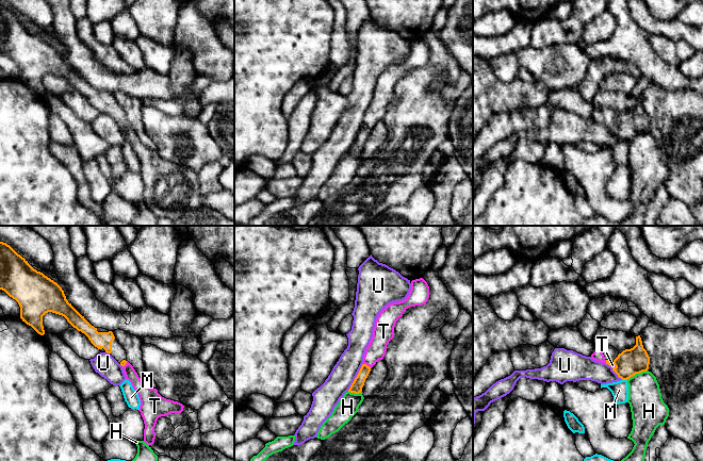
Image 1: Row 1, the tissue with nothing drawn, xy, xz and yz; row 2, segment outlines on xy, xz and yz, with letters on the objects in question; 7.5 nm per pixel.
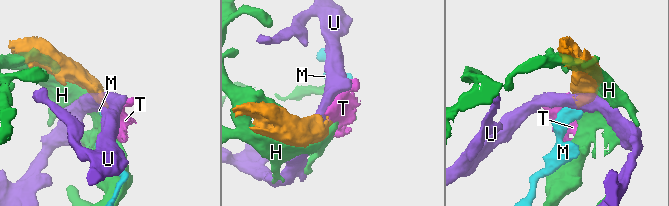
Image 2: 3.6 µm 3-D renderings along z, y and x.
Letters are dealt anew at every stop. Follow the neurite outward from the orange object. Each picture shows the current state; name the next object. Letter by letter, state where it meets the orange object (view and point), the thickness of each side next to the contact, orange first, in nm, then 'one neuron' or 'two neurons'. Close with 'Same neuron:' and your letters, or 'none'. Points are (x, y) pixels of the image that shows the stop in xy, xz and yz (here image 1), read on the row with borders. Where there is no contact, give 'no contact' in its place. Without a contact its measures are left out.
H: yz (636, 373) | 200/260 nm | two neurons
M: yz (624, 379) | 200/130 nm | two neurons
T: xz (366, 365) | 90/140 nm | one neuron
U: xz (356, 377) | 90/190 nm | two neurons
Same neuron: T

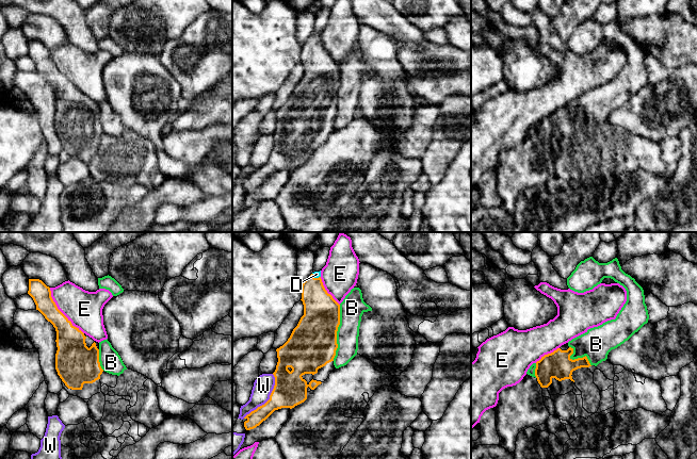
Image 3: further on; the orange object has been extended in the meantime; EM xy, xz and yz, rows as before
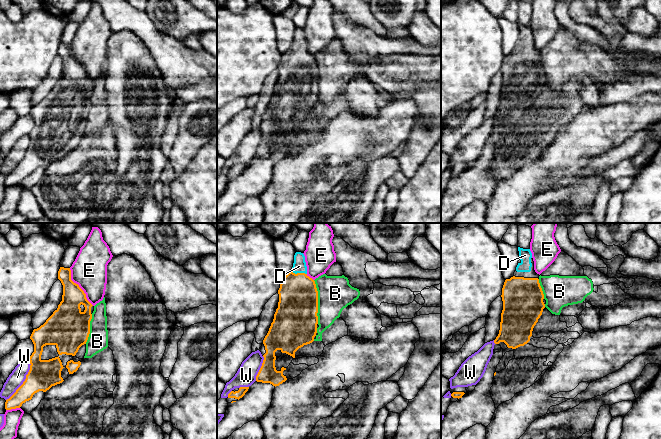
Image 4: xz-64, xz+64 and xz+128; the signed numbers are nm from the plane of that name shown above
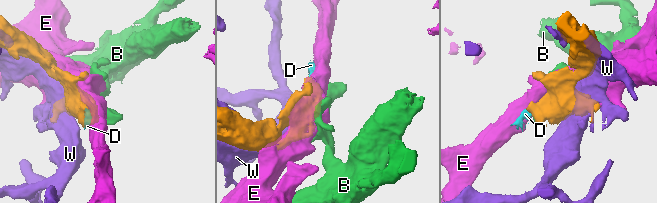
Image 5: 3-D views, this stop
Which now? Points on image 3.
B: xz (336, 332) | 360/180 nm | two neurons
D: xz (315, 278) | 260/50 nm | one neuron
E: xy (60, 311) | 220/280 nm | two neurons
W: xz (269, 399) | 260/150 nm | two neurons
Same neuron: D

